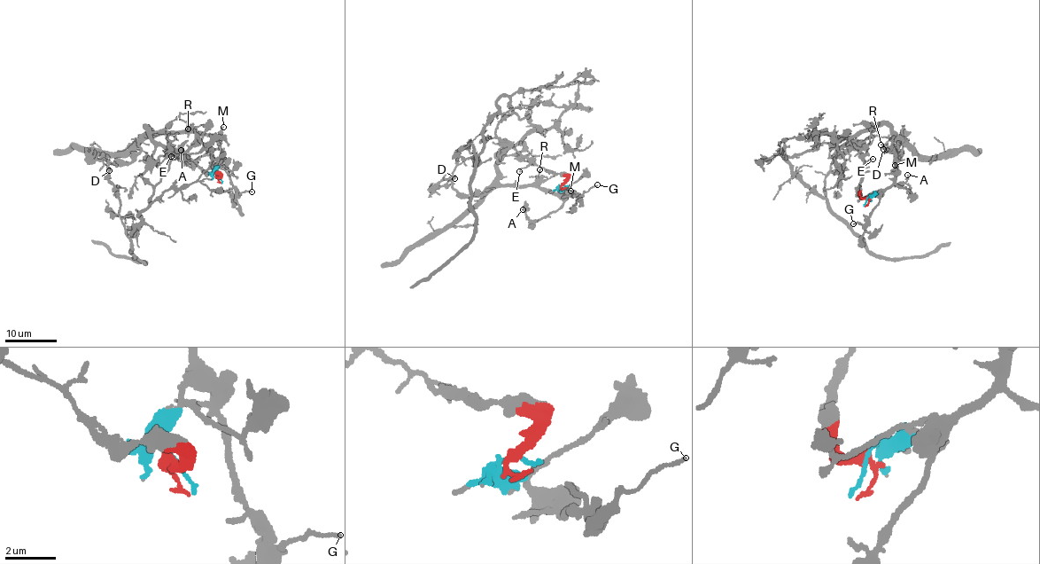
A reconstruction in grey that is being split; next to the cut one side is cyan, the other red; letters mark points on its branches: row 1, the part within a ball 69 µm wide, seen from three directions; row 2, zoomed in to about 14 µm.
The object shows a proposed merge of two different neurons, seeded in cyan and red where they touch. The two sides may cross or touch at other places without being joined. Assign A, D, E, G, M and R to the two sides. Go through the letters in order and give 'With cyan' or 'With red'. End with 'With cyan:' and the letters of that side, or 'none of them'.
A: With cyan
D: With cyan
E: With red
G: With cyan
M: With cyan
R: With cyan
With cyan: A, D, G, M, R

